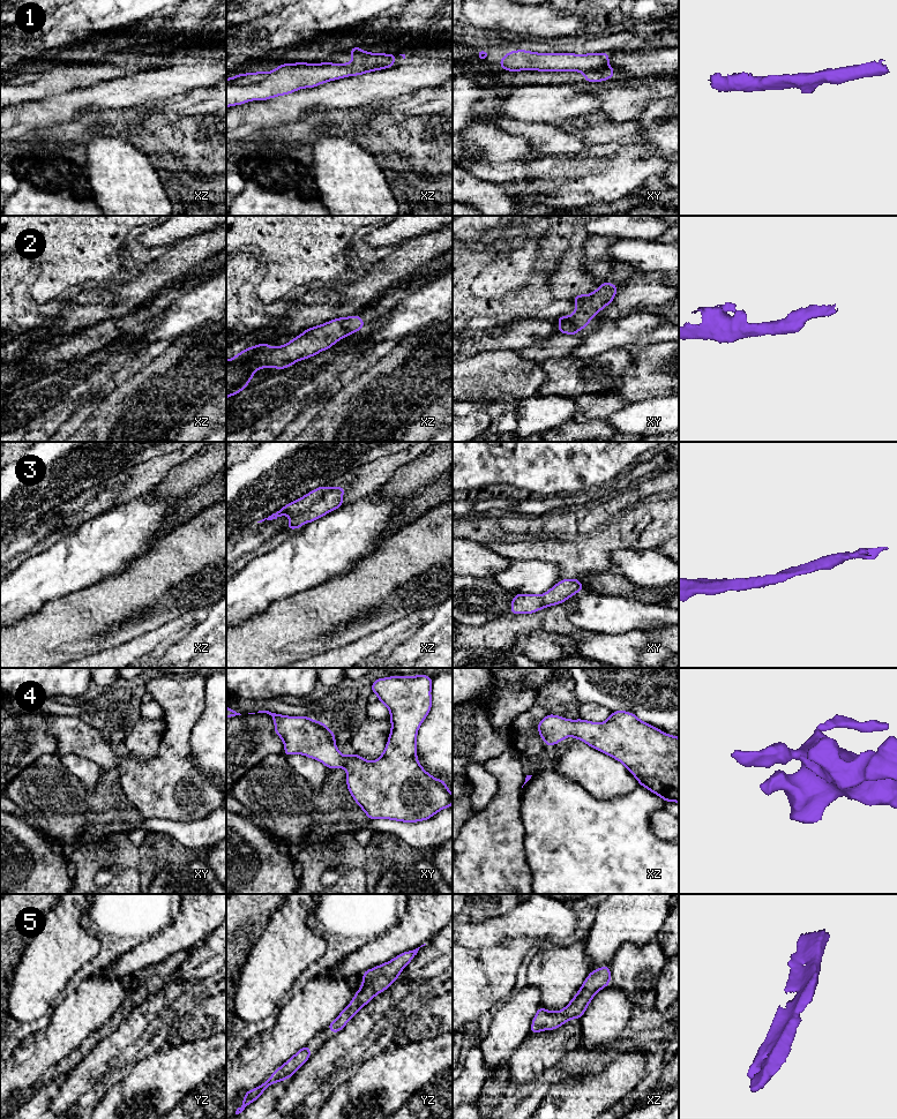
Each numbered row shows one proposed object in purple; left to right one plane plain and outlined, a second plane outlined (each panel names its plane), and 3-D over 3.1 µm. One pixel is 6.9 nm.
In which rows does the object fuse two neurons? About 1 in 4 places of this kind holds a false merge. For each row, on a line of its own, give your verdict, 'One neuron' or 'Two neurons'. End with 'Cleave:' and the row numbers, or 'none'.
1: One neuron
2: One neuron
3: One neuron
4: One neuron
5: One neuron
Cleave: none

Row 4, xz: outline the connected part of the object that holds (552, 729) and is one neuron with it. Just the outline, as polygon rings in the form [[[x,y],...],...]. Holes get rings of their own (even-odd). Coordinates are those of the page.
[[[626,711],[612,712],[611,716],[601,723],[582,719],[567,720],[559,715],[547,714],[538,722],[538,733],[550,748],[568,736],[581,739],[622,763],[641,786],[664,801],[679,803],[679,737],[665,734],[641,721],[635,714]]]

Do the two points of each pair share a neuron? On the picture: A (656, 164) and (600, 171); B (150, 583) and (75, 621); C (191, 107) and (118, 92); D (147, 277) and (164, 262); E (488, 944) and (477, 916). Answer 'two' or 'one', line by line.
A: one
B: one
C: two
D: one
E: two

